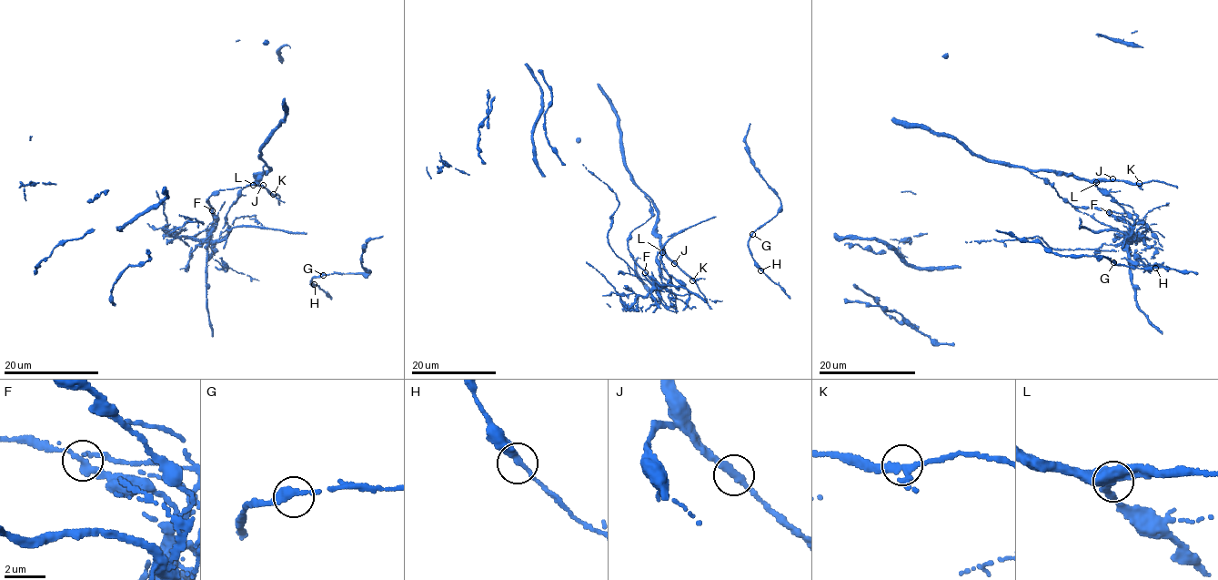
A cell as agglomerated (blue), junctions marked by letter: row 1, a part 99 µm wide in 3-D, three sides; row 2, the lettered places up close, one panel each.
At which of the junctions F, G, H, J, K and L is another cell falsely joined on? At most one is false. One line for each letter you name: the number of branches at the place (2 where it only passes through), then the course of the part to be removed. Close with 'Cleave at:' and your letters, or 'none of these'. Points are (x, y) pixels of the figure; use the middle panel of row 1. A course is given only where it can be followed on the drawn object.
F: branches 3; course (645, 272), (659, 287), (630, 274), (628, 265), (614, 252), (608, 233), (618, 207), (617, 196), (582, 165)
Cleave at: F

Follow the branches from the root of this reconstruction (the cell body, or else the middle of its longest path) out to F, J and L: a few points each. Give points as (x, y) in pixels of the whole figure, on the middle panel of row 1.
F: (631, 274), (659, 287), (645, 272)
J: (631, 274), (659, 287), (629, 249), (629, 234), (652, 215), (646, 194), (657, 212), (661, 249), (674, 263)
L: (631, 274), (659, 287), (629, 249), (629, 234), (652, 215), (646, 194), (657, 212), (656, 236), (662, 252)

